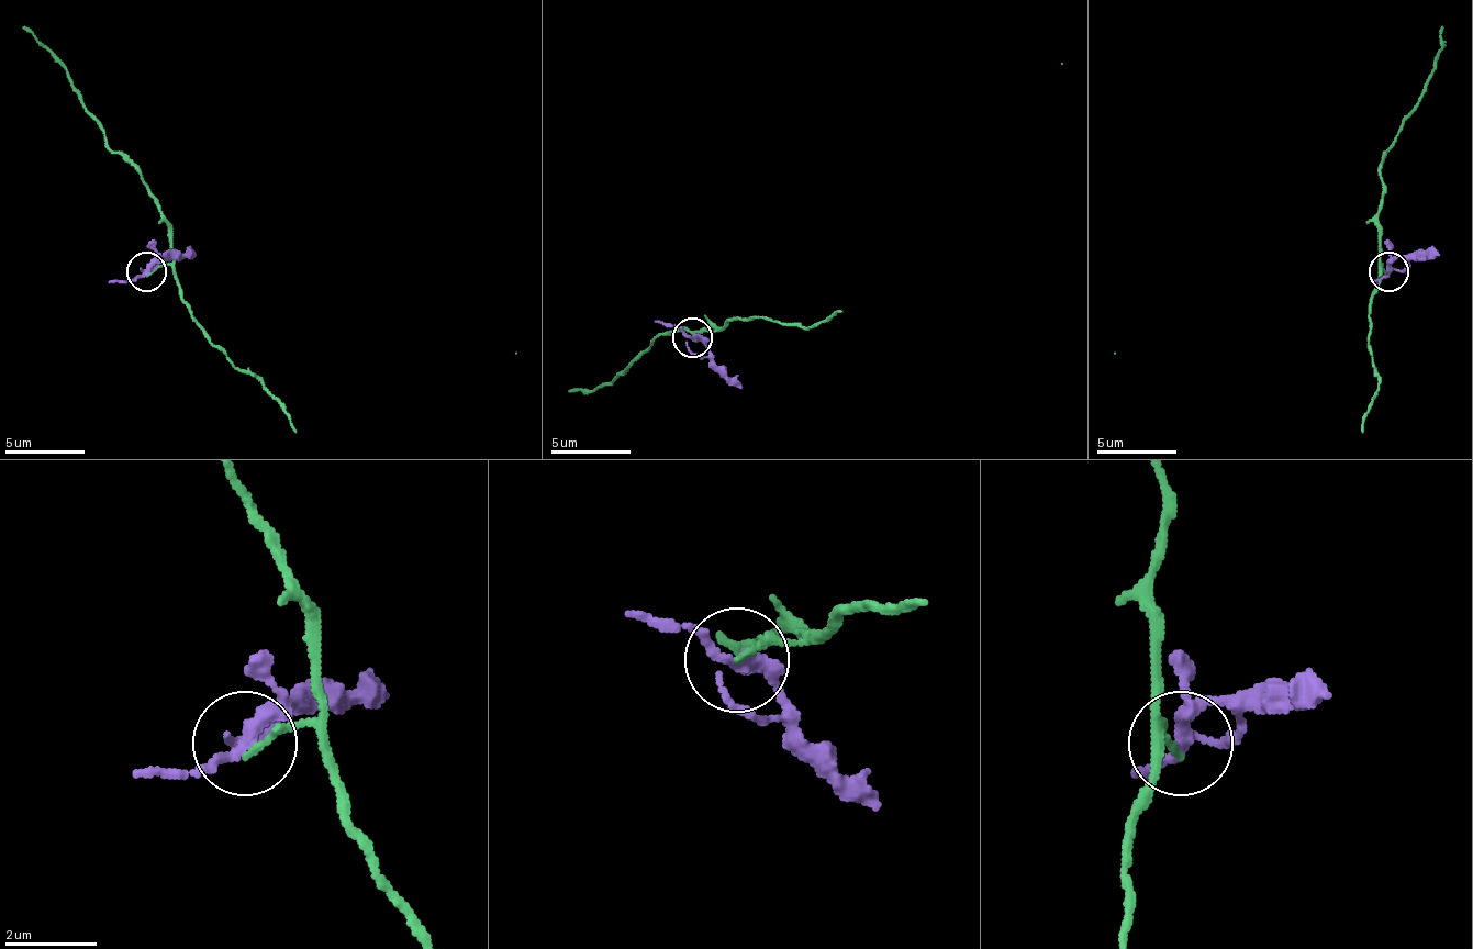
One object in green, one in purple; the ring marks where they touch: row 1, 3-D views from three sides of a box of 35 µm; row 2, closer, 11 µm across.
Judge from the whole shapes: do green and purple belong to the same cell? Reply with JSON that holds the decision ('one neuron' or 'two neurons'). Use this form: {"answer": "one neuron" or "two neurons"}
{"answer": "two neurons"}

